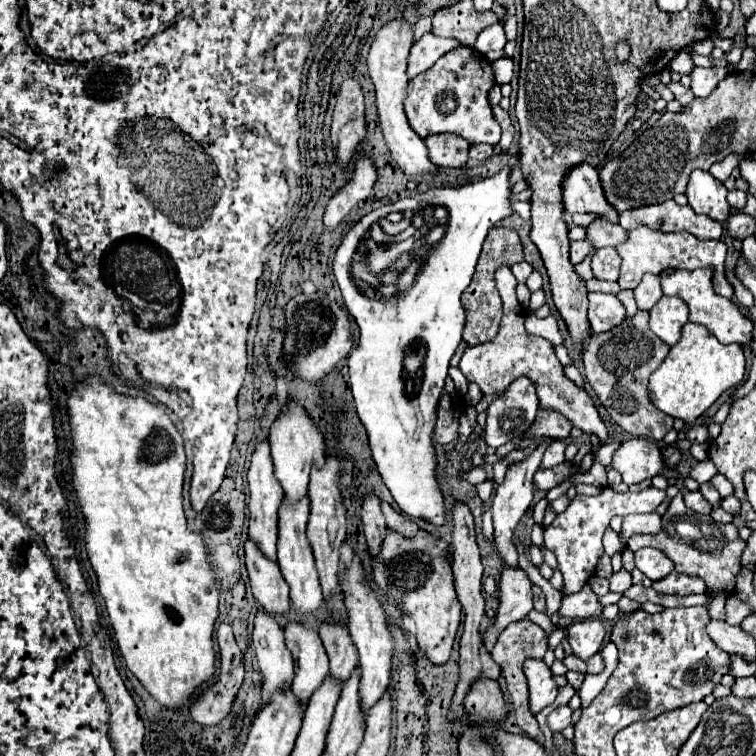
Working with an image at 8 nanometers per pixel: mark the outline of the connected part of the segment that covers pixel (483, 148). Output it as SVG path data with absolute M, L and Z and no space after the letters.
M471 144L469 158L475 158L475 160L487 160L491 154L493 154L493 146L491 146L491 144Z

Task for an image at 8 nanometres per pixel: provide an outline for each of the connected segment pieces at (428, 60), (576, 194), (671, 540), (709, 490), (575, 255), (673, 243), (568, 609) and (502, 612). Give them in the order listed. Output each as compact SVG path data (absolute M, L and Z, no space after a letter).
M431 32L423 34L421 40L417 40L411 48L411 56L409 56L409 68L407 74L409 78L425 72L427 68L431 68L441 56L445 56L447 52L461 48L463 44L454 38L437 38Z
M577 164L569 168L561 182L561 194L567 212L595 212L617 222L617 210L607 202L599 172L591 164Z
M677 494L671 500L671 506L667 514L663 516L663 530L655 536L633 536L627 546L637 552L643 546L653 546L663 550L673 562L675 562L675 572L681 574L691 574L699 576L707 582L705 594L711 600L709 614L715 620L725 618L725 602L735 590L735 576L739 574L739 558L745 548L745 542L739 540L739 532L733 524L719 524L711 516L701 516L697 512L691 512L685 504L681 494Z
M711 482L701 484L699 491L703 495L703 497L712 505L721 500L719 492L714 488Z
M581 240L581 242L571 242L571 262L573 264L579 264L589 252L591 252L591 244L587 244L587 240Z
M637 226L633 230L627 232L627 240L621 242L619 246L615 246L615 250L621 256L621 274L619 274L619 286L621 288L635 288L641 280L643 274L651 272L651 274L661 274L667 268L685 268L685 270L697 270L697 268L705 268L705 266L713 266L715 268L715 276L713 276L713 290L723 296L723 298L733 298L735 290L731 286L731 282L725 278L725 254L727 254L727 246L721 240L715 242L707 242L707 240L699 240L689 232L675 232L675 234L667 234L667 232L659 232L653 230L649 226Z
M585 584L579 592L563 598L561 608L559 608L559 616L587 620L587 618L599 618L601 610L603 608L601 608L595 592L591 590L589 584Z
M507 566L499 580L499 610L491 626L483 632L483 644L487 652L493 650L499 634L513 622L519 622L527 618L527 614L533 610L533 598L531 598L531 582L525 576L525 572L513 570Z

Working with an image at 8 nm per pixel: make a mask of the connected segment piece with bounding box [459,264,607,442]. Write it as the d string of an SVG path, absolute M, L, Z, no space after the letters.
M507 264L499 266L499 270L495 272L495 284L497 284L497 290L503 300L503 322L501 322L499 334L491 342L485 342L479 346L469 346L459 362L459 370L465 374L465 378L469 382L475 382L481 388L481 392L487 396L505 392L513 380L525 376L535 384L541 410L559 412L573 426L581 428L587 434L597 434L599 440L605 442L607 428L605 428L603 420L599 418L599 412L597 412L591 396L563 374L563 366L553 352L553 344L549 340L545 340L541 336L533 336L525 330L525 326L523 326L525 312L515 296L517 280Z

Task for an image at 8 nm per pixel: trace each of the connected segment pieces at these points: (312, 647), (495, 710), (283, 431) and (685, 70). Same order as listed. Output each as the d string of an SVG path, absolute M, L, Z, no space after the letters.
M289 624L285 628L285 642L295 660L295 678L291 692L301 702L301 708L307 708L313 692L329 676L329 660L319 634L311 628Z
M485 676L475 680L475 684L471 684L463 704L465 704L465 710L469 712L471 722L503 720L507 714L499 684Z
M287 402L285 414L273 424L271 434L269 434L269 446L271 446L271 458L275 466L275 478L279 480L285 500L289 504L297 504L303 496L307 496L307 486L309 486L309 474L311 468L321 468L325 462L325 452L323 452L323 438L317 432L313 420L307 416L305 408L299 406L297 402Z
M677 52L675 54L675 58L671 60L671 64L669 64L675 72L679 72L679 74L689 74L691 72L691 68L693 68L693 62L691 62L691 58L689 58L689 54L687 52Z

